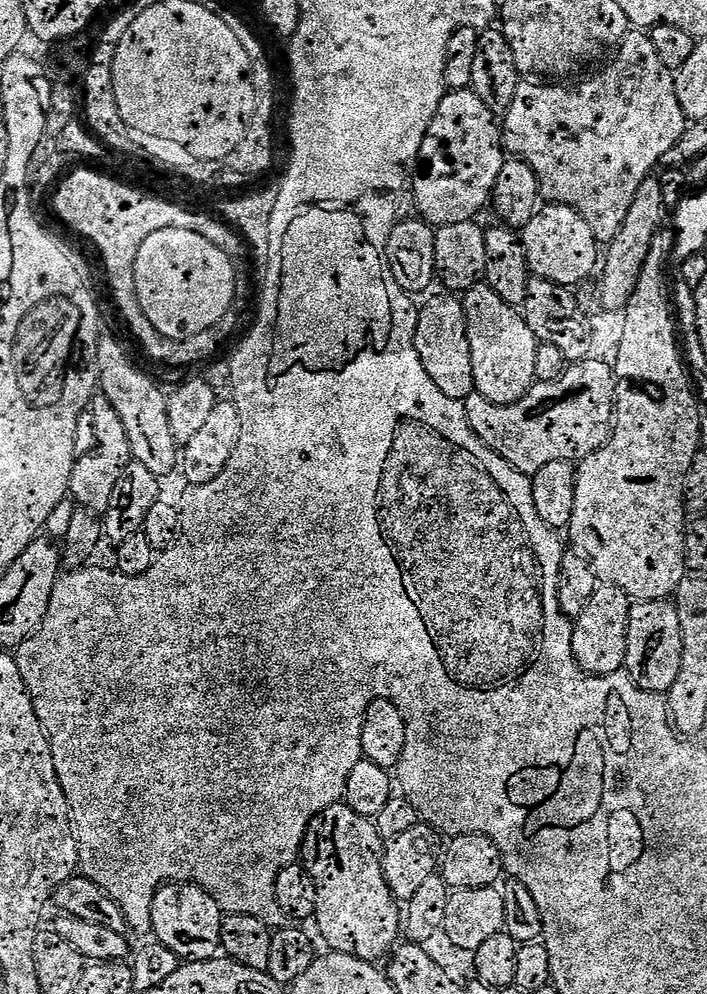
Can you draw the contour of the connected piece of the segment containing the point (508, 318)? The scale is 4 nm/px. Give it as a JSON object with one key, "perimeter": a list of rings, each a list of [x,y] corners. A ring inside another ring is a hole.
{"perimeter":[[[487,279],[462,293],[462,307],[475,395],[495,404],[514,402],[533,383],[534,342],[538,339],[523,307],[502,298]]]}

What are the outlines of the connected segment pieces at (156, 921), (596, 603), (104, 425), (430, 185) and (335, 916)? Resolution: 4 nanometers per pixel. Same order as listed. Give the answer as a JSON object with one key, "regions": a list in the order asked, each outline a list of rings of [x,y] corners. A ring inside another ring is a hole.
{"regions":[[[[159,884],[150,894],[142,924],[148,927],[152,942],[168,947],[179,958],[185,961],[211,960],[217,955],[221,943],[221,919],[222,913],[206,894],[202,894],[202,890],[189,884]]],[[[598,586],[590,594],[582,615],[571,621],[570,650],[572,661],[591,676],[615,676],[625,671],[626,618],[629,601],[618,590]]],[[[96,394],[89,399],[86,405],[86,420],[88,416],[88,449],[84,453],[73,455],[69,466],[68,474],[64,477],[63,491],[68,492],[68,500],[73,504],[77,513],[83,514],[89,518],[96,518],[103,513],[104,503],[110,498],[110,494],[114,490],[116,480],[120,477],[121,472],[130,462],[130,453],[128,443],[122,434],[122,426],[118,422],[118,418],[114,414],[114,410],[110,406],[110,402],[105,396]]],[[[474,90],[448,92],[445,95],[430,122],[428,133],[424,135],[420,157],[416,159],[414,169],[414,193],[423,223],[443,230],[455,224],[471,224],[477,219],[476,215],[493,199],[498,174],[506,159],[506,151],[500,145],[500,136],[502,140],[501,121]]],[[[337,802],[318,810],[318,814],[310,818],[300,839],[298,867],[304,871],[306,878],[310,878],[310,882],[314,882],[314,917],[320,923],[320,932],[331,951],[368,958],[371,952],[379,953],[393,939],[392,916],[388,913],[390,897],[380,873],[381,859],[382,844],[377,837],[375,823],[369,817],[354,814],[354,810],[347,808],[343,802]]]]}

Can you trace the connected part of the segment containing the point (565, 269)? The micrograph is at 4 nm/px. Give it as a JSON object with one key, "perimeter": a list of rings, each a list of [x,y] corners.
{"perimeter":[[[550,200],[541,203],[534,218],[526,225],[526,246],[533,269],[554,282],[580,286],[583,280],[597,275],[606,253],[606,240],[593,228],[593,223],[568,202]]]}

